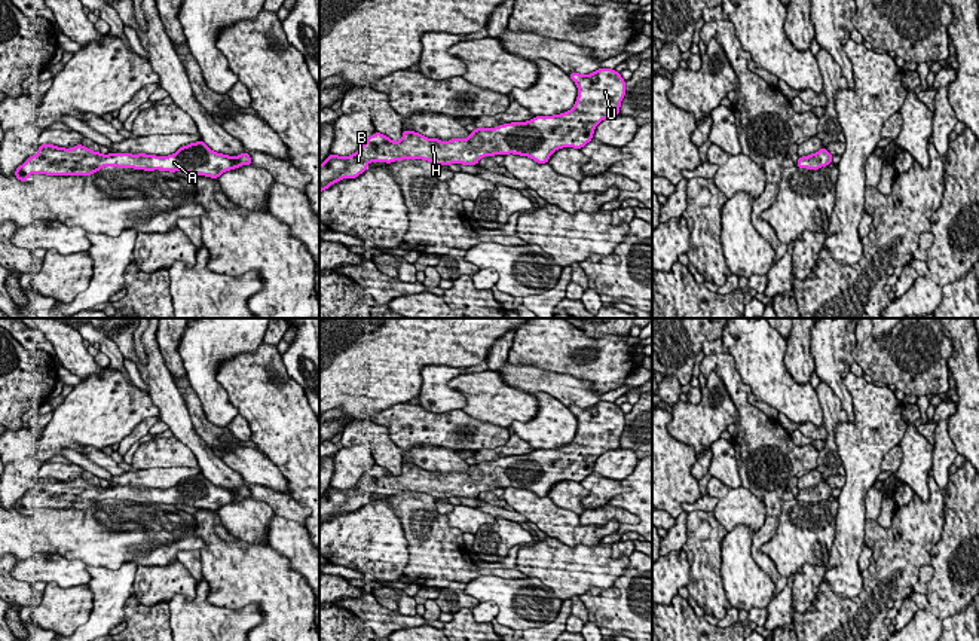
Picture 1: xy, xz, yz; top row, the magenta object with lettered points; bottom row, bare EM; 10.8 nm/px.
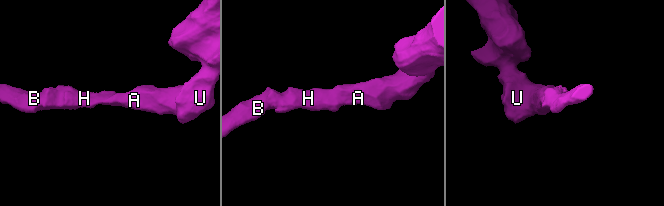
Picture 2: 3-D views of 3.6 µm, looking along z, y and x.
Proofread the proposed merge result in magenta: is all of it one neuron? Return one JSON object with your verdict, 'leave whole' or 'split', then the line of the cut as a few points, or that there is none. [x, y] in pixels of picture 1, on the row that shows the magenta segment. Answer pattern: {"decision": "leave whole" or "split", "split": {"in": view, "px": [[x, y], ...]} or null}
{"decision": "leave whole", "split": null}

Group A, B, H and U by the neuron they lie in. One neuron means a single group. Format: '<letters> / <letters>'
A B H U

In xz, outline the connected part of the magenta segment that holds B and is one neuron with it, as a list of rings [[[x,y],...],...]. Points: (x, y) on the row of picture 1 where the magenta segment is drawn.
[[[614,68],[590,74],[569,73],[578,88],[575,106],[565,113],[535,116],[495,128],[475,128],[468,138],[441,141],[414,131],[403,131],[400,141],[374,132],[352,155],[330,155],[319,165],[319,193],[343,178],[355,178],[371,162],[422,159],[435,165],[477,165],[483,156],[520,155],[538,164],[563,147],[581,149],[593,140],[596,126],[621,113],[625,80]]]

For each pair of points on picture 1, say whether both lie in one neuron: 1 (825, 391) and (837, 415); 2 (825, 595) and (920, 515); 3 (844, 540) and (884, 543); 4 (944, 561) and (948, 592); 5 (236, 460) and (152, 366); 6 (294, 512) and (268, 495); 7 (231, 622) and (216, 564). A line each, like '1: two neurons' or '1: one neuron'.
1: one neuron
2: one neuron
3: two neurons
4: one neuron
5: two neurons
6: one neuron
7: two neurons

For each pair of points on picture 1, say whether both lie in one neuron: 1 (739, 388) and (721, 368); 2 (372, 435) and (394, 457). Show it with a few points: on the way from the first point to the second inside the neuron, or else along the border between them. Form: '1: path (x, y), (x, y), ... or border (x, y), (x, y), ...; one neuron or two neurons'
1: path (734, 384), (725, 372); one neuron
2: path (378, 440), (388, 451); one neuron

